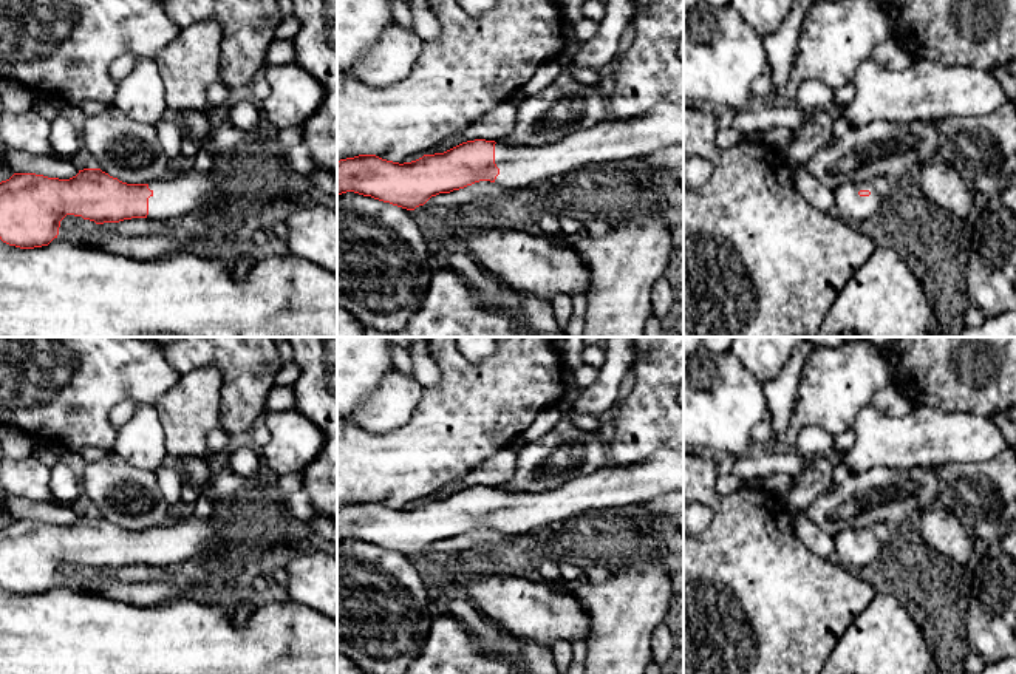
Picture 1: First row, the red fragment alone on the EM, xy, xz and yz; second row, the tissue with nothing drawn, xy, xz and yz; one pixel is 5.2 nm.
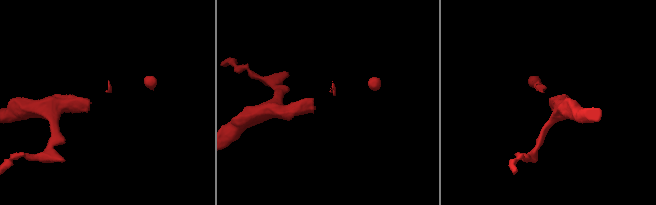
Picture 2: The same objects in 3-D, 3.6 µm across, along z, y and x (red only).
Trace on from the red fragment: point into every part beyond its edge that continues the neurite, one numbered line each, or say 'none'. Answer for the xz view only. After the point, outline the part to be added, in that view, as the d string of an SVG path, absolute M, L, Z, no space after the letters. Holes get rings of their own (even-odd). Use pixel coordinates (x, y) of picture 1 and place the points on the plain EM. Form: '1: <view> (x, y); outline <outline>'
1: xz (622, 486); outline M684 447L660 450L656 454L634 464L598 468L580 479L564 482L561 487L541 493L495 490L495 510L499 521L495 529L512 535L526 535L535 529L544 529L580 515L609 510L614 507L632 507L657 496L684 490Z

